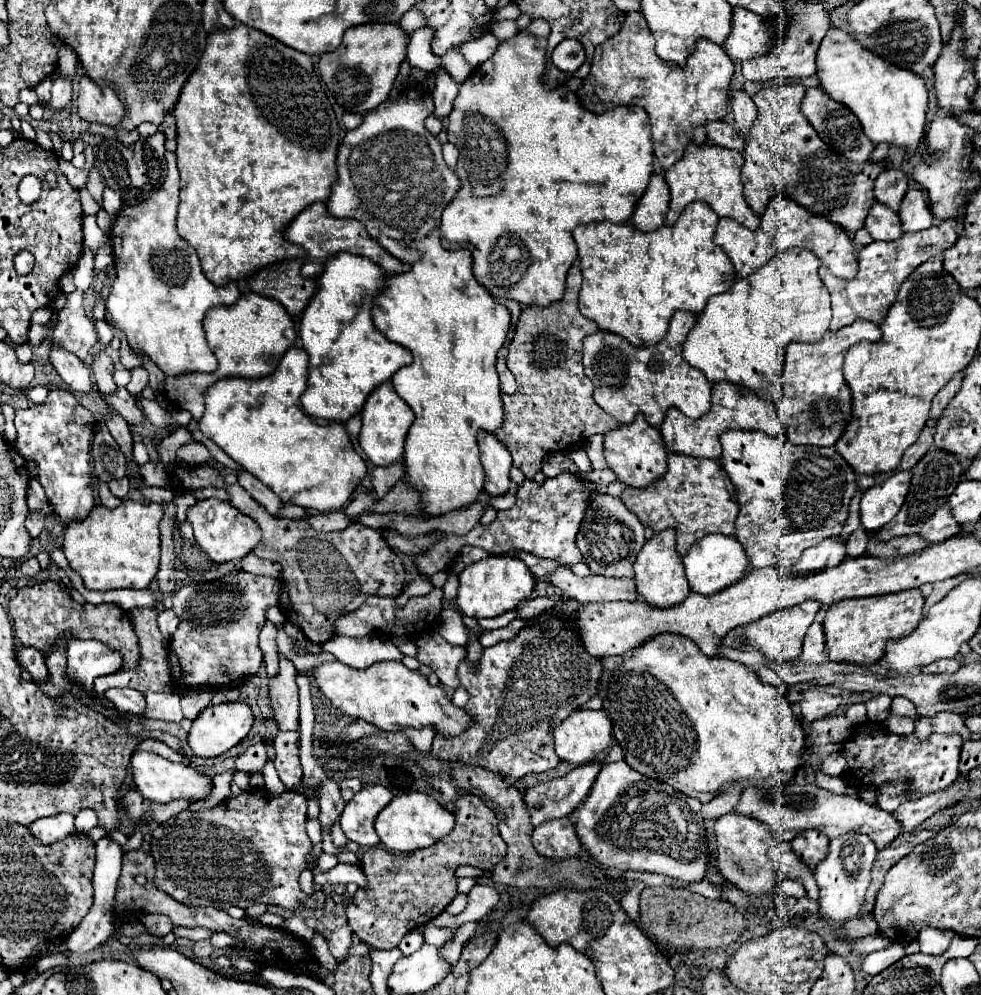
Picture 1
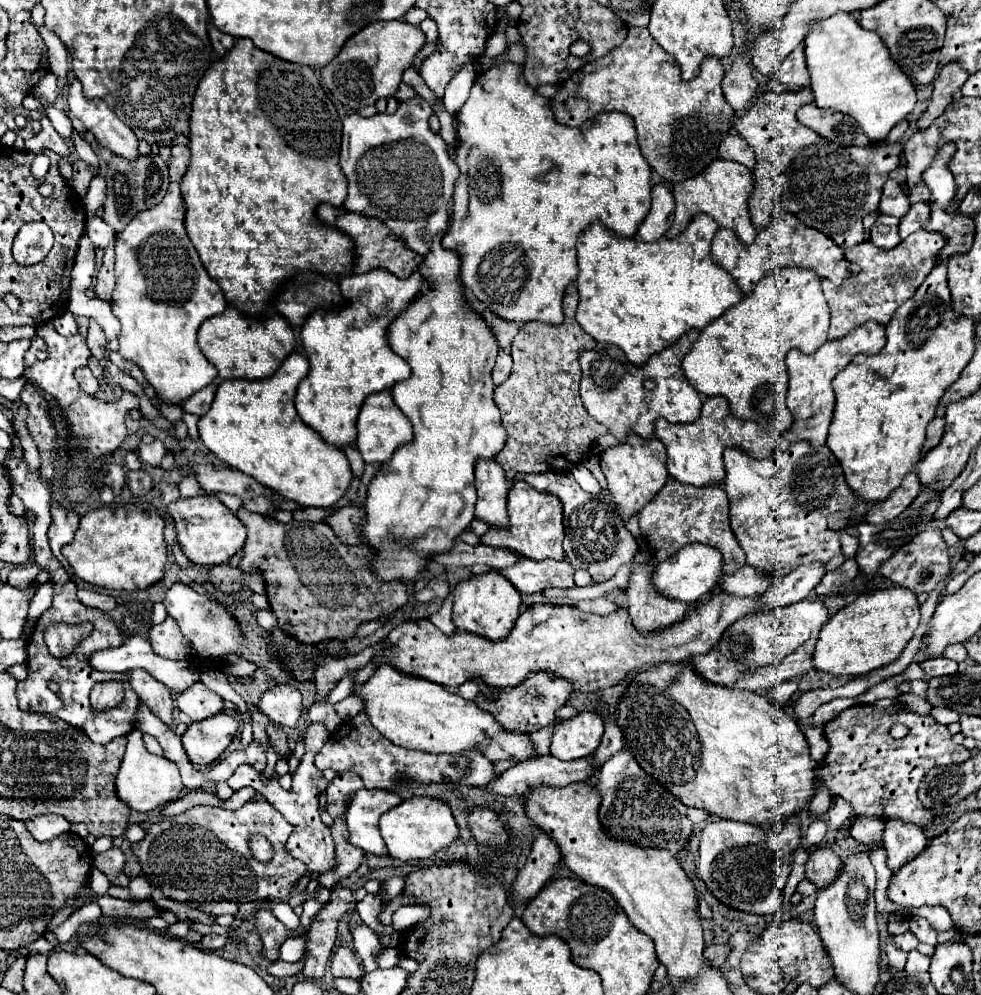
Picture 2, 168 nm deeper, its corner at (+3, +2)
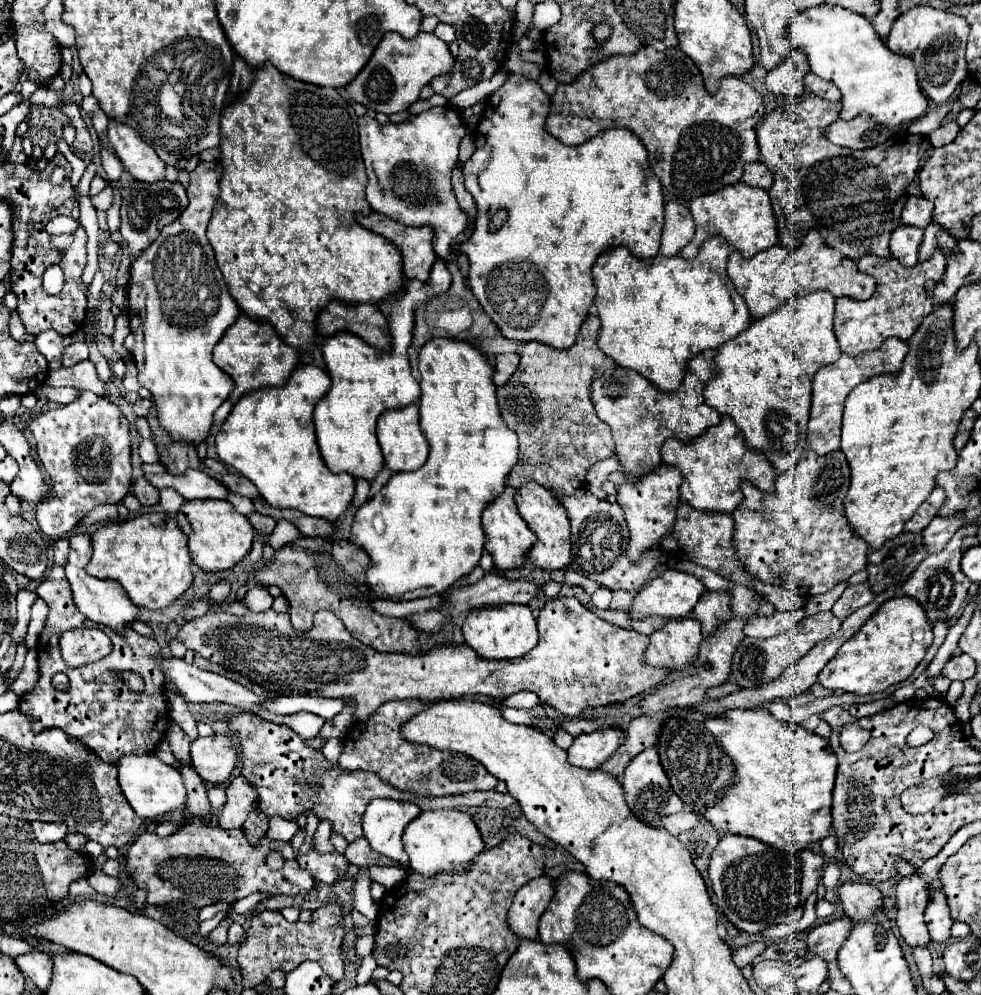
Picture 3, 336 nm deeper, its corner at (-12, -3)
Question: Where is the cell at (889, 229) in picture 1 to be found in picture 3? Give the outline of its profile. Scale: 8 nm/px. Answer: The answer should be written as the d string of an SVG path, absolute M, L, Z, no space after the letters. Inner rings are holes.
M899 224L891 234L891 256L897 258L903 266L915 266L921 242L923 242L923 230Z

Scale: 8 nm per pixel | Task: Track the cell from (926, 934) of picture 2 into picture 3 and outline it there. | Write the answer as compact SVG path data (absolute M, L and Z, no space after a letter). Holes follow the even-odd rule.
M933 890L929 896L929 904L925 908L925 922L931 934L931 940L937 944L945 944L951 940L951 912L947 906L947 896L943 892Z

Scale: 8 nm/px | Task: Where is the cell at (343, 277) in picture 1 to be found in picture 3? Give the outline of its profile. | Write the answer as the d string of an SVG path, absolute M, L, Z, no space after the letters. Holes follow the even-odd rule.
M437 258L431 278L427 282L409 280L405 290L399 296L393 296L379 304L379 310L387 316L393 330L393 350L381 352L373 346L367 346L355 334L335 334L325 340L323 356L331 376L331 390L325 398L319 400L313 412L317 444L323 462L333 474L347 472L353 478L373 480L383 468L383 454L375 436L375 422L387 410L397 410L409 404L417 404L421 390L419 382L411 376L411 366L407 358L407 346L411 344L411 326L415 304L423 298L443 294L451 286L451 274L445 260Z

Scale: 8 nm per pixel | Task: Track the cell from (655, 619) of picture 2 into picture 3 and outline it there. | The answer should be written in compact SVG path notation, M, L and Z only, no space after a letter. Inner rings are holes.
M689 618L669 620L661 630L651 634L651 644L645 650L643 664L681 672L695 664L699 656L699 644L699 622Z

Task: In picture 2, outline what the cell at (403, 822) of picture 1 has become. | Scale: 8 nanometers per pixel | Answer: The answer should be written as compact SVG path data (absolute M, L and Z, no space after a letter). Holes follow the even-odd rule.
M410 797L402 801L392 811L386 811L380 817L378 827L386 841L388 853L402 861L428 859L438 849L444 849L458 837L458 827L456 827L456 821L448 805L440 799L430 799L430 797Z

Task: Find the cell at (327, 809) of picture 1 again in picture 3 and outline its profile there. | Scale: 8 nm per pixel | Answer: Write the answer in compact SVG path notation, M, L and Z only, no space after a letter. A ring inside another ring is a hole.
M359 838L353 844L349 844L347 850L345 850L345 858L349 862L353 862L355 866L367 866L369 868L369 866L377 864L377 866L399 866L399 868L405 868L399 862L395 862L391 858L385 858L385 856L379 856L375 850L371 850L371 846L369 846L369 842L365 838Z

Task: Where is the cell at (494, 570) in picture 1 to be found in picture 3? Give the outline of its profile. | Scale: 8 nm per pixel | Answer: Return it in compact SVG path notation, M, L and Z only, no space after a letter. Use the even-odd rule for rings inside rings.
M507 604L507 606L473 610L469 612L461 630L463 630L465 644L485 660L519 658L537 646L537 624L529 606L523 606L523 604Z

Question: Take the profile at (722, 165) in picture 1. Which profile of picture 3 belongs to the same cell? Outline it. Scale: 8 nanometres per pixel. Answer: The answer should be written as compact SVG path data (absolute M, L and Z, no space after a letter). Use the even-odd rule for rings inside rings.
M739 182L715 194L705 194L691 200L689 210L693 214L697 232L695 232L695 238L681 250L681 256L685 260L693 260L701 244L711 236L723 236L727 244L731 244L735 250L743 254L743 258L751 258L757 252L763 252L777 244L777 220L775 220L767 190L759 190Z

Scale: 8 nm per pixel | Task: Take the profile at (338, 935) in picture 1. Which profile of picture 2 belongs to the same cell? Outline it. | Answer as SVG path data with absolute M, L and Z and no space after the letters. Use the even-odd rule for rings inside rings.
M344 945L334 951L332 961L330 961L330 971L334 977L352 977L352 979L362 977L362 965L356 953Z

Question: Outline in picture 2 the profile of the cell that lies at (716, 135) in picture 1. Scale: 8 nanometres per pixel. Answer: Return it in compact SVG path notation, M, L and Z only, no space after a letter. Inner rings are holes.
M724 133L724 135L722 135L722 143L720 143L720 147L718 147L718 155L720 155L722 159L738 161L738 163L746 165L750 170L754 168L756 163L752 149L750 149L748 143L746 143L742 137L738 137L736 133Z

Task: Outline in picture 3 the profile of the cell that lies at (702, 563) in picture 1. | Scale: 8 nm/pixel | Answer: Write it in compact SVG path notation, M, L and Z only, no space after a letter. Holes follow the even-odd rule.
M665 570L659 578L649 580L633 598L631 606L629 606L629 616L635 620L645 620L649 616L663 616L663 618L683 618L687 614L691 614L691 610L695 608L695 602L701 598L701 594L705 592L705 586L689 574L677 572L677 570Z

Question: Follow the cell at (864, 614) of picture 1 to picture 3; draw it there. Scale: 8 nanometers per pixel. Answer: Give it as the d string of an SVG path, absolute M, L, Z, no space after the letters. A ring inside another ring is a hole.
M907 596L891 598L871 616L871 620L865 622L855 638L849 638L847 644L843 644L827 662L827 666L819 672L819 684L827 690L843 690L861 696L881 692L907 680L923 660L931 642L933 632L923 608Z

